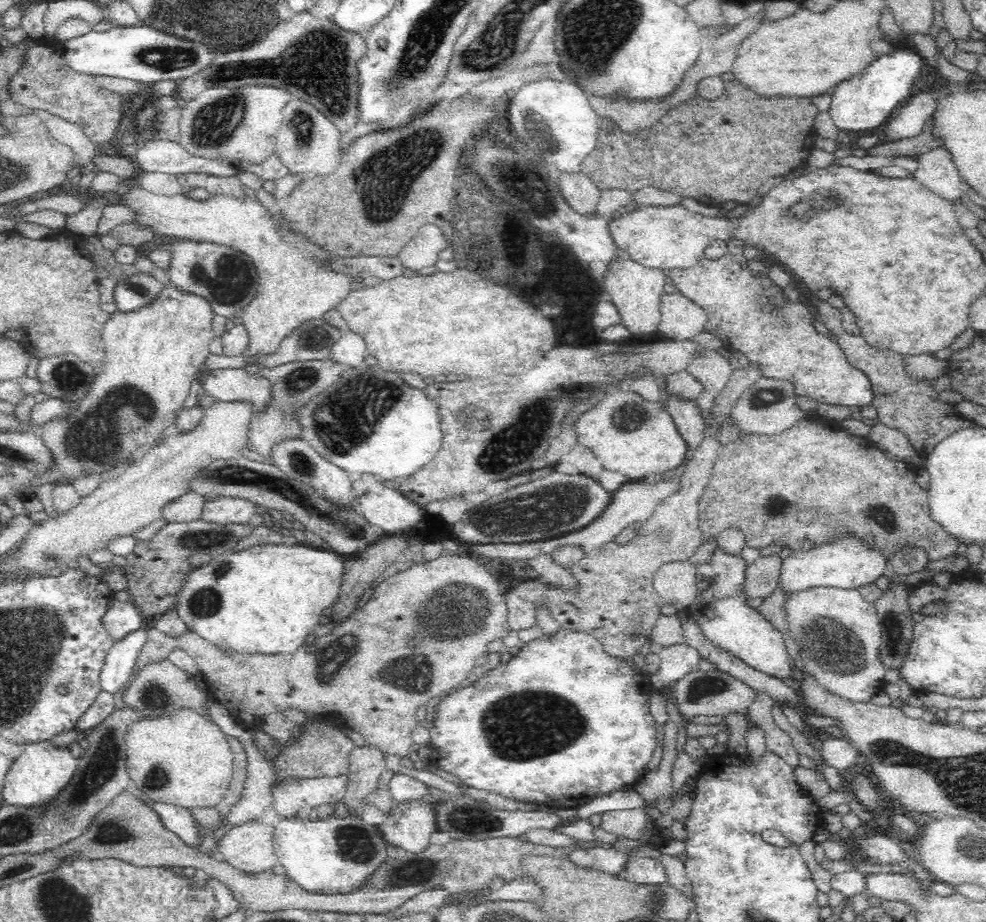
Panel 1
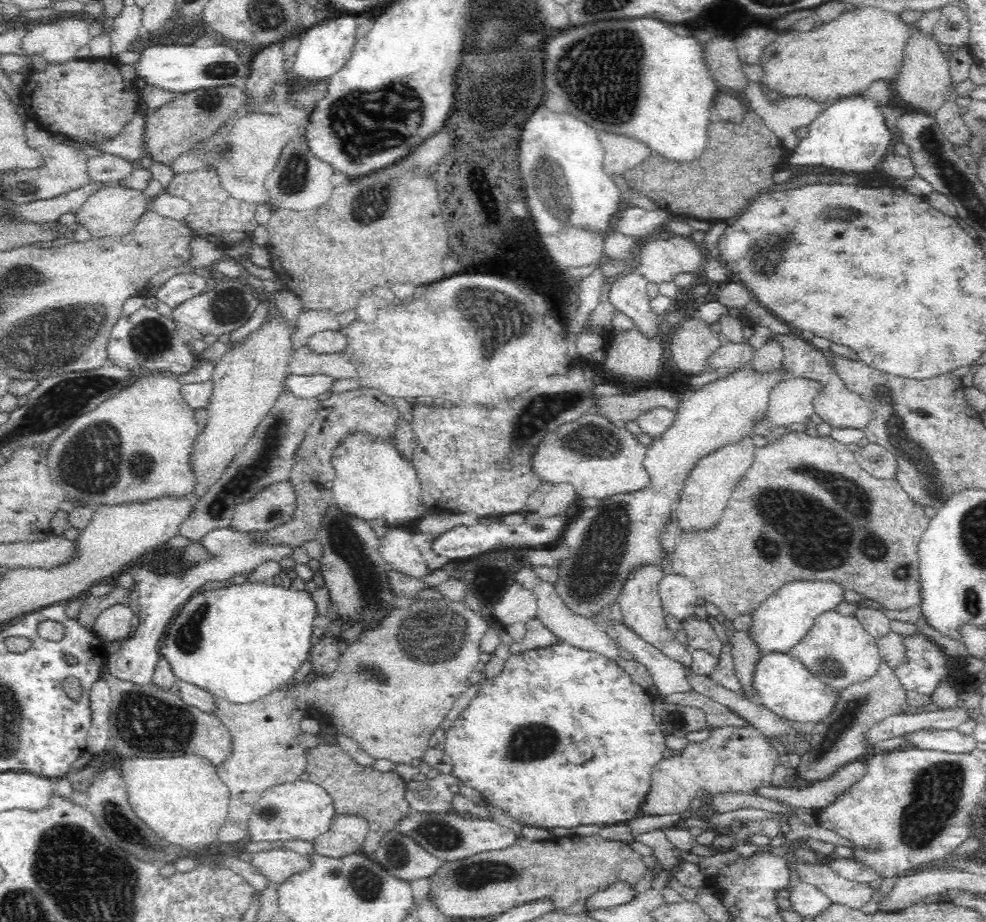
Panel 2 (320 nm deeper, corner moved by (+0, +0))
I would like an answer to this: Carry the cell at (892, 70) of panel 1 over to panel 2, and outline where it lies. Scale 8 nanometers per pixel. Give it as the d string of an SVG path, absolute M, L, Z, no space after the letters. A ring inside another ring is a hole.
M858 93L827 102L826 105L818 118L807 126L808 135L799 140L798 146L787 158L787 165L828 167L859 175L873 173L887 153L886 148L896 137L895 130L890 130L889 124L886 124L884 108L889 102L882 105L878 100Z

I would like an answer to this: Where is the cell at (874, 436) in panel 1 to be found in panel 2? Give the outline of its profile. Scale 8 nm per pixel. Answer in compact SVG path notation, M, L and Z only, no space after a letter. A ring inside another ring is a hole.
M868 442L866 446L858 447L853 453L860 467L871 476L880 479L897 478L898 461L896 461L892 452L882 445Z

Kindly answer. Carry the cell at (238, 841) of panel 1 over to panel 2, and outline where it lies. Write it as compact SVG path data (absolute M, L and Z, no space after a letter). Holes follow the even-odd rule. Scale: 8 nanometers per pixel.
M281 847L252 852L249 858L250 864L275 886L309 865L309 855L300 855L294 850Z

